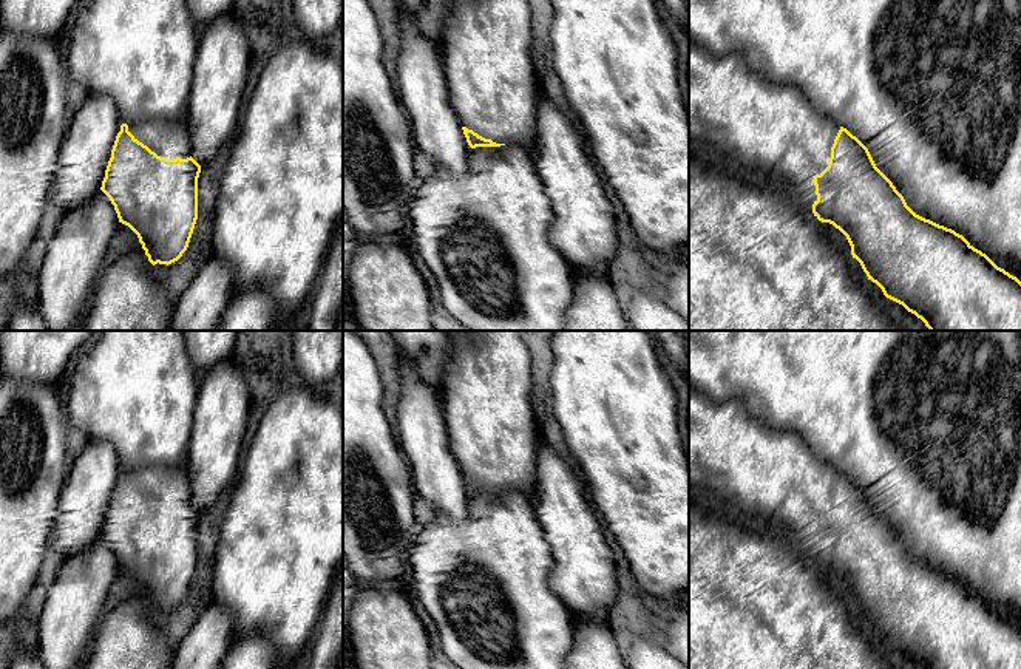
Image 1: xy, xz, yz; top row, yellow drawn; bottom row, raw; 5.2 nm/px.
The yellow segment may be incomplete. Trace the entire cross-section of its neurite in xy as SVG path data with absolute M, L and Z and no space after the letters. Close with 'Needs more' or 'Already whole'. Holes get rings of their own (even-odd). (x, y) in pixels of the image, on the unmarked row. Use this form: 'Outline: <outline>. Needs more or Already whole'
Outline: M184 464L120 471L100 536L114 552L119 569L137 581L153 612L168 612L187 596L198 565L199 519Z. Needs more

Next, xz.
Outline: M448 331L449 348L445 363L445 377L442 385L442 408L448 428L451 450L456 460L460 465L460 471L466 488L471 494L476 493L500 493L505 490L521 491L525 496L534 496L534 476L536 476L536 445L538 445L538 422L531 408L531 355L527 345L522 340L524 331Z. Needs more

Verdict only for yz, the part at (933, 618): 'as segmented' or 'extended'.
extended

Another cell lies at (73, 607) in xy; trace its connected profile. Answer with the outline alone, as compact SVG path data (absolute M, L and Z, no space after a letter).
M102 536L65 558L39 620L36 652L45 669L82 666L117 572L114 552Z

